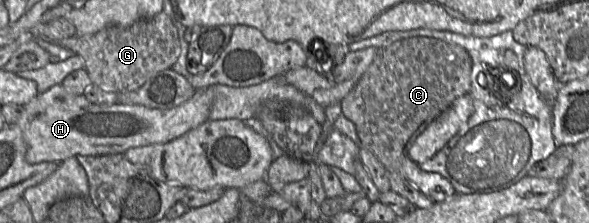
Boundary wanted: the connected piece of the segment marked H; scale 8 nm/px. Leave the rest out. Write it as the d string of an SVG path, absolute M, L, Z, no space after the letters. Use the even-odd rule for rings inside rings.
M57 84L24 106L16 126L26 142L28 163L60 163L70 157L119 154L133 147L172 141L209 120L212 102L209 86L196 90L189 100L172 109L121 103L96 105Z

